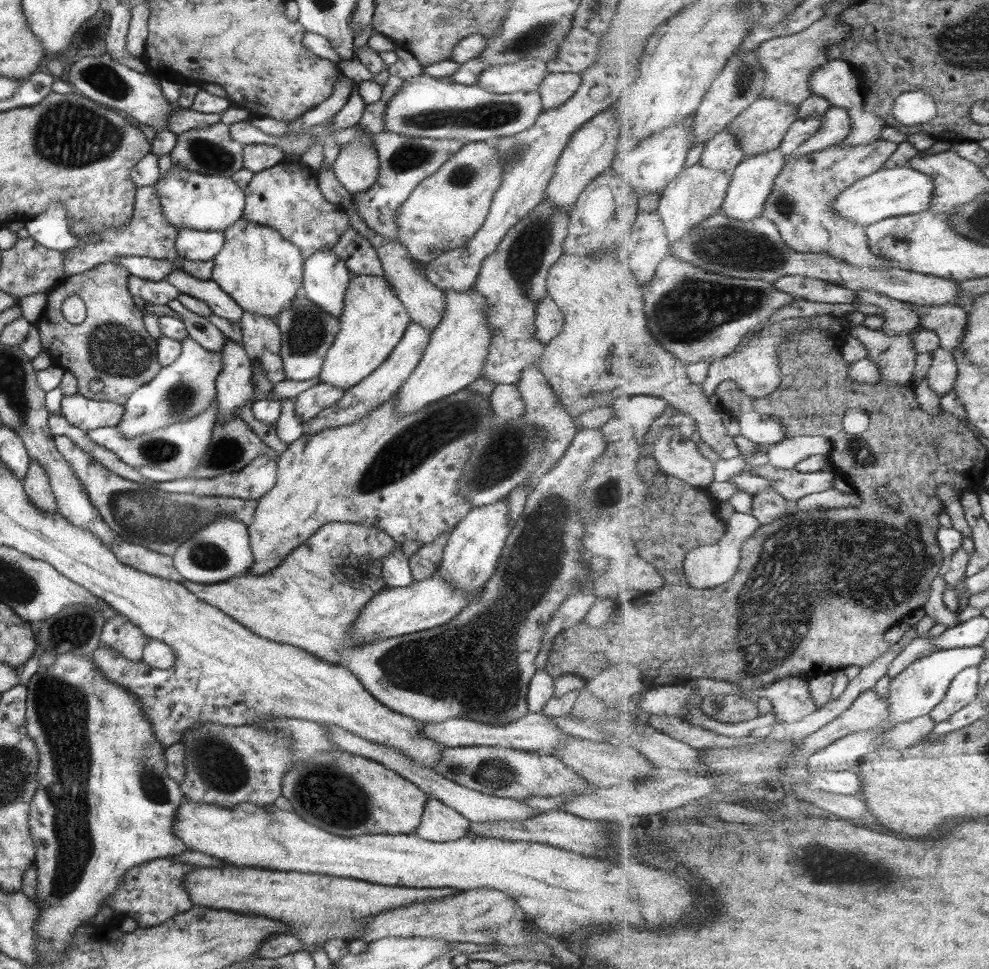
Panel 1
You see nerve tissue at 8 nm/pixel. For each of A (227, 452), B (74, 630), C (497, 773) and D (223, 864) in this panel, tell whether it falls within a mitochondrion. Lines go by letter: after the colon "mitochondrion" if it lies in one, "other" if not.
A: mitochondrion
B: mitochondrion
C: mitochondrion
D: other

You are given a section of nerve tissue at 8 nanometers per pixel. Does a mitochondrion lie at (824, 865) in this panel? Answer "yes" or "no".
yes

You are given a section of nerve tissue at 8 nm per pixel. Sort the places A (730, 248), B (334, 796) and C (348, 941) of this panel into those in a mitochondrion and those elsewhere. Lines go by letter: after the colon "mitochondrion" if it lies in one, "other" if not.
A: mitochondrion
B: mitochondrion
C: other

